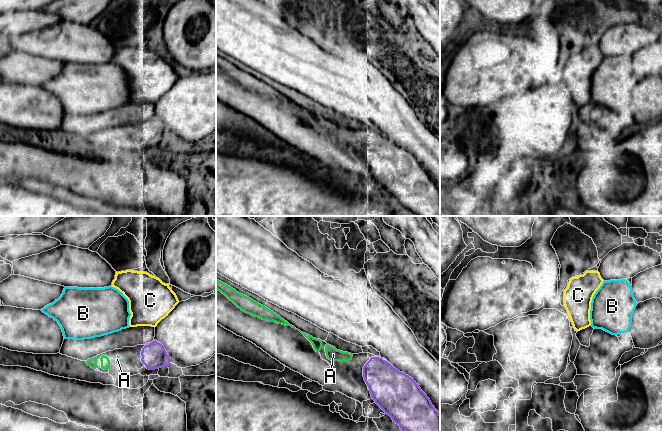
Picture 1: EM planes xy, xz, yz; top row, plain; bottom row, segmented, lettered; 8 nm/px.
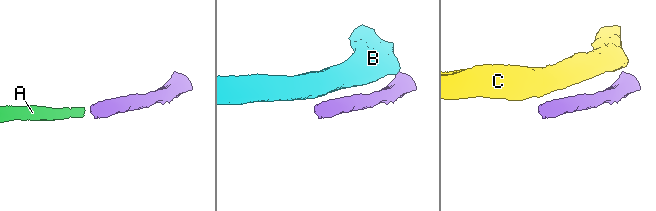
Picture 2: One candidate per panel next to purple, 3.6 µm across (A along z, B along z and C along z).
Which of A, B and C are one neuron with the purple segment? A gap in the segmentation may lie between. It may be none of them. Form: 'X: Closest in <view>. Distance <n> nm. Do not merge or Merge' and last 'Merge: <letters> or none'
A: Closest in xz. Distance 120 nm. Merge
B: Closest in xy. Distance 200 nm. Do not merge
C: Closest in xy. Distance 110 nm. Do not merge
Merge: A

